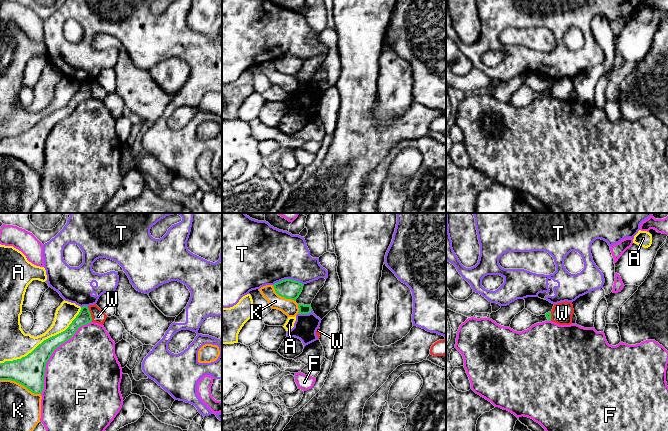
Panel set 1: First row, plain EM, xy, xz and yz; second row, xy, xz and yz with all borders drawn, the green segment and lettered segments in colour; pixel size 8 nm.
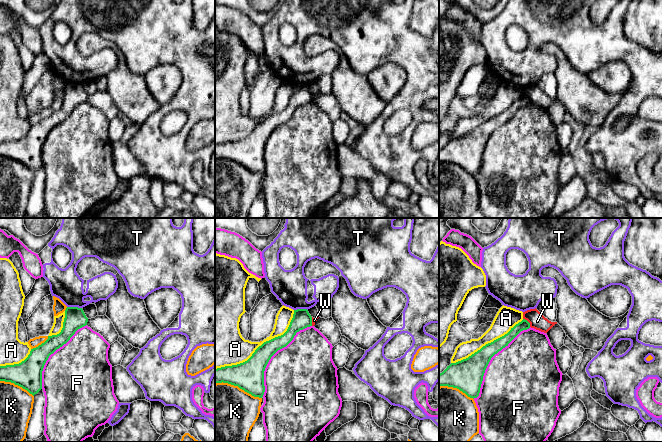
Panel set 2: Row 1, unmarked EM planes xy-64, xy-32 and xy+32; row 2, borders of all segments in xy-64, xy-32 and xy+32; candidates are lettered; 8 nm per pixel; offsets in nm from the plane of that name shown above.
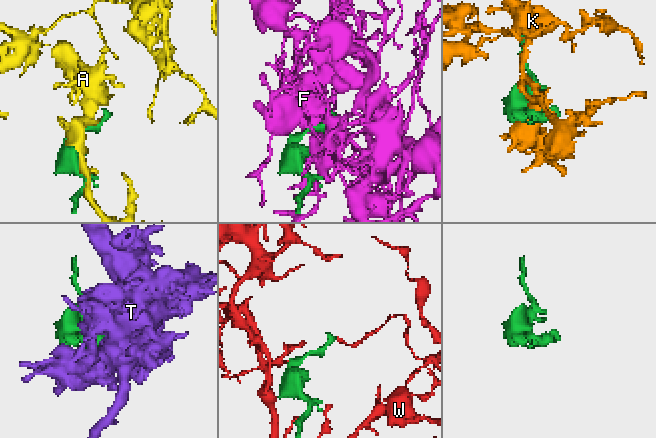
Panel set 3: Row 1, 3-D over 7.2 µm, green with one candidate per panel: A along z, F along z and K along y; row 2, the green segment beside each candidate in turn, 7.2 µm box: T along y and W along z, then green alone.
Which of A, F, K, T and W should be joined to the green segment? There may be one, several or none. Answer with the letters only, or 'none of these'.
none of these

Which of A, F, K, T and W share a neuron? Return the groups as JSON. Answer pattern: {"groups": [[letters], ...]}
{"groups": [["A"], ["F"], ["K"], ["T"], ["W"]]}

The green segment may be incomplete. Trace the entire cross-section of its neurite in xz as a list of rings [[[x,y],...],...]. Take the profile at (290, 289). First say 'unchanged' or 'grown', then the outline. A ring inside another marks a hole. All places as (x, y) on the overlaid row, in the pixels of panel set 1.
unchanged; [[[285,279],[273,285],[275,292],[286,299],[296,301],[303,290],[304,284],[292,279]]]

